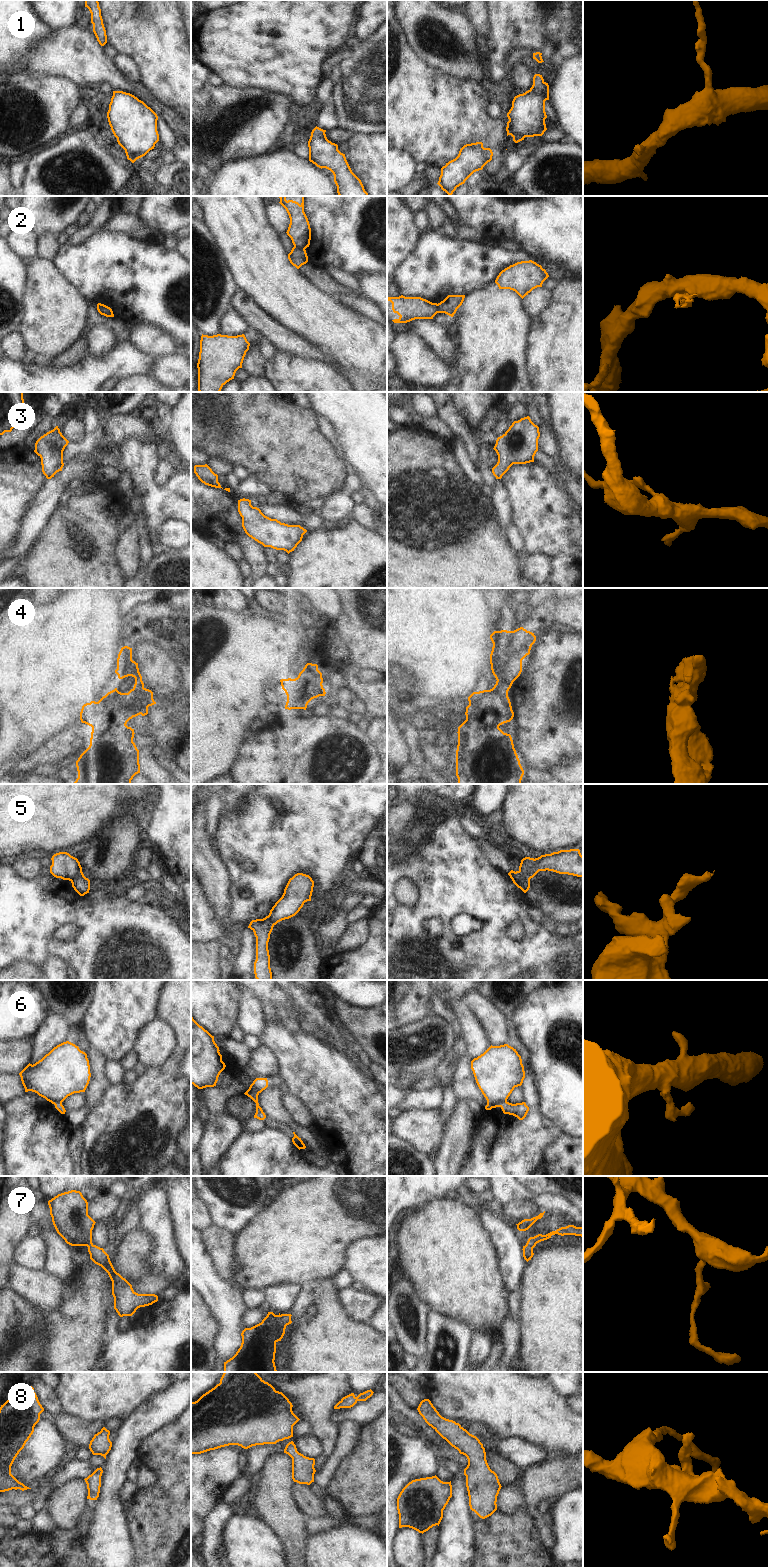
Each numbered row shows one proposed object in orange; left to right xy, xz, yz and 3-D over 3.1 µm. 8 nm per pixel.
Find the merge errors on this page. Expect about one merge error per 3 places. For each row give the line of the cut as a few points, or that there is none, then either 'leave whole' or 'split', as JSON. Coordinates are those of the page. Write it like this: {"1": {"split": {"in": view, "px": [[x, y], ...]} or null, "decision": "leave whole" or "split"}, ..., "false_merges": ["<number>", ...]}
{"1": {"split": null, "decision": "leave whole"}, "2": {"split": {"in": "xz", "px": [[294, 246], [304, 249]]}, "decision": "split"}, "3": {"split": null, "decision": "leave whole"}, "4": {"split": null, "decision": "leave whole"}, "5": {"split": {"in": "yz", "px": [[518, 871], [529, 879]]}, "decision": "split"}, "6": {"split": {"in": "yz", "px": [[506, 1101], [499, 1106]]}, "decision": "split"}, "7": {"split": null, "decision": "leave whole"}, "8": {"split": null, "decision": "leave whole"}, "false_merges": ["2", "5", "6"]}

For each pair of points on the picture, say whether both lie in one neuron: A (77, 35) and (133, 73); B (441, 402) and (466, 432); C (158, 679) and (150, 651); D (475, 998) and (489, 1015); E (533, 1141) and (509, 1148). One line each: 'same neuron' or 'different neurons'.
A: different neurons
B: same neuron
C: same neuron
D: same neuron
E: same neuron

